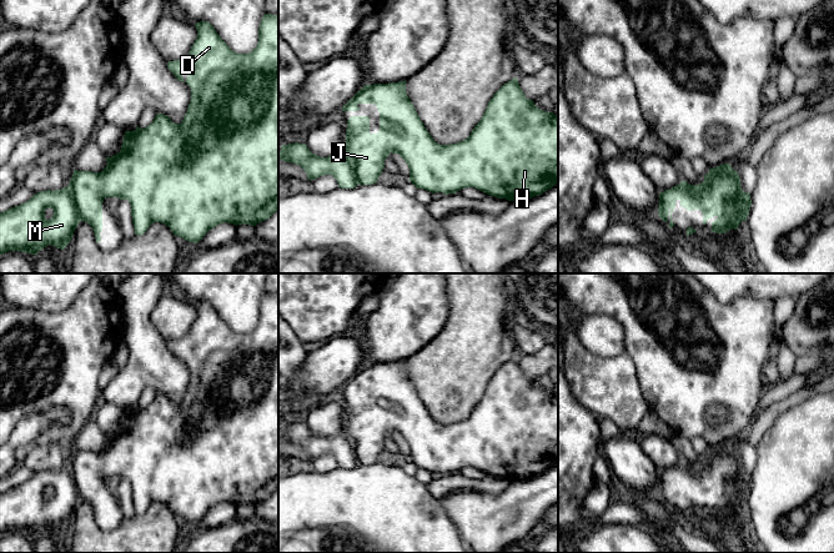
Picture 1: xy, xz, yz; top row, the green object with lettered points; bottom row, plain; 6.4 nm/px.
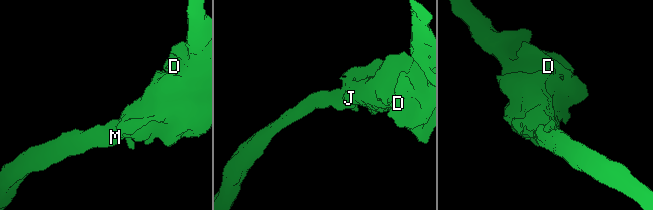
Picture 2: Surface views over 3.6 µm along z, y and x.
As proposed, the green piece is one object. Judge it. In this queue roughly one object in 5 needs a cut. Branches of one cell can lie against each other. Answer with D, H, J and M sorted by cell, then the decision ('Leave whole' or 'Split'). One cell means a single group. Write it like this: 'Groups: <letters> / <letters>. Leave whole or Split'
Groups: D H J M. Leave whole

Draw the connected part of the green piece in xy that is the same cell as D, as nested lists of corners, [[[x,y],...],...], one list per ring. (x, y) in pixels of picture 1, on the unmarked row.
[[[263,295],[260,302],[257,326],[247,333],[232,331],[210,302],[200,301],[196,302],[195,306],[197,317],[189,332],[189,335],[195,337],[195,341],[190,347],[187,358],[185,360],[182,357],[182,338],[167,342],[167,347],[175,357],[179,361],[185,361],[191,368],[191,379],[182,402],[175,403],[169,396],[156,393],[154,401],[147,407],[141,408],[137,406],[134,411],[125,411],[120,432],[111,437],[105,437],[107,444],[101,452],[74,449],[67,467],[37,472],[25,483],[0,492],[0,534],[9,531],[36,534],[49,524],[64,529],[70,523],[80,501],[87,502],[92,507],[96,522],[99,523],[102,509],[102,482],[106,477],[119,477],[120,479],[127,479],[130,482],[135,514],[141,516],[154,502],[161,502],[169,506],[175,516],[195,523],[201,521],[210,509],[220,503],[227,502],[236,506],[242,503],[256,506],[278,491],[278,295]]]

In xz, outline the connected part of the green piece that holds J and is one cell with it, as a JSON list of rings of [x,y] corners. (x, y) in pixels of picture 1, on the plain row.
[[[517,357],[504,363],[489,379],[487,388],[474,406],[471,414],[457,423],[437,423],[423,402],[406,372],[406,360],[390,363],[365,365],[346,384],[342,391],[358,391],[358,383],[373,383],[380,392],[380,411],[370,412],[368,396],[351,396],[347,401],[345,427],[328,437],[321,437],[310,431],[306,423],[282,424],[280,438],[300,444],[308,459],[332,454],[341,468],[355,468],[360,464],[376,463],[385,447],[385,439],[392,433],[398,433],[408,444],[410,459],[417,468],[432,473],[456,473],[461,468],[474,467],[489,476],[508,481],[523,481],[542,474],[558,463],[558,397],[553,392],[538,388],[534,381],[526,377]]]

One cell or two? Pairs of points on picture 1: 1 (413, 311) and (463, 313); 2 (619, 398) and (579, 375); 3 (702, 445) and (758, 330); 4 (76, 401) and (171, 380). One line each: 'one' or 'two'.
1: two
2: one
3: two
4: two

